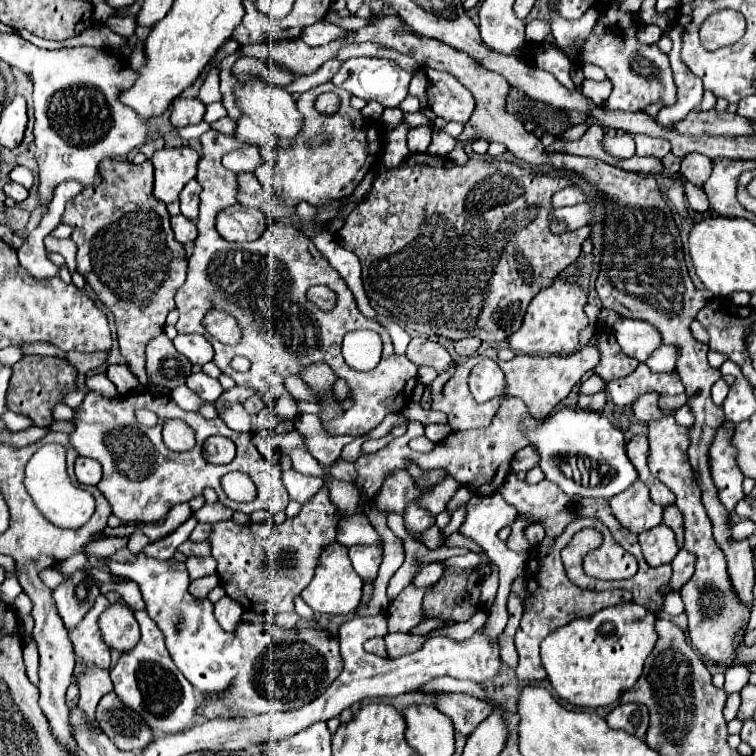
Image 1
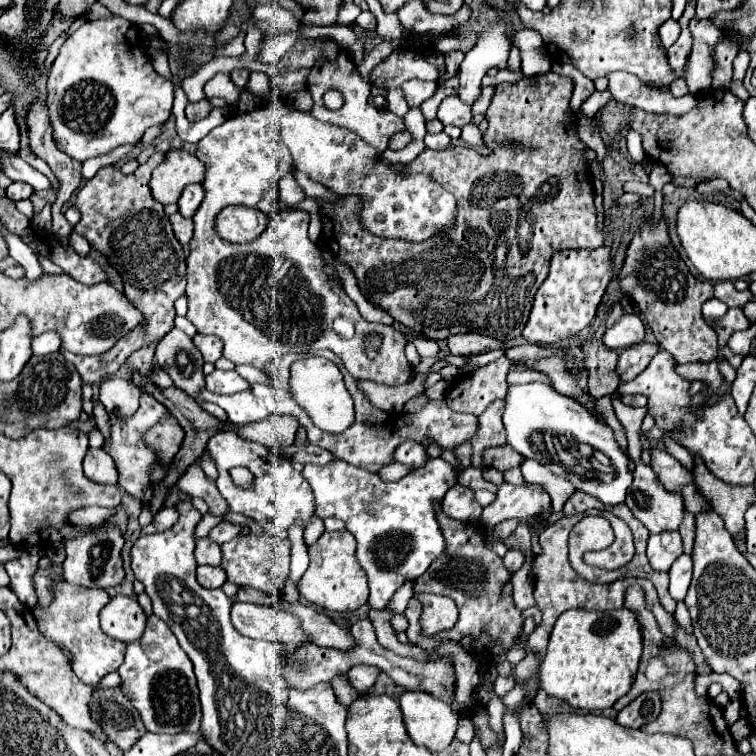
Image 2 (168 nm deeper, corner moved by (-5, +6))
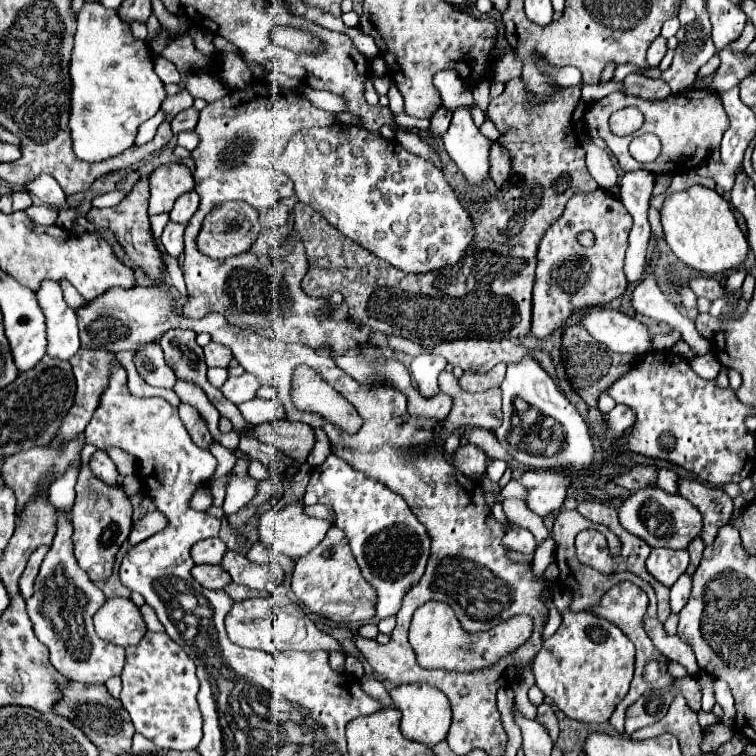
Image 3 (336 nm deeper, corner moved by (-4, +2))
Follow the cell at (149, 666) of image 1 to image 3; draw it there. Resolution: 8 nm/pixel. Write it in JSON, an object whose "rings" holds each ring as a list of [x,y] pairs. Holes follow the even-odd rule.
{"rings":[[[146,632],[138,646],[126,648],[126,664],[122,670],[122,706],[132,718],[136,732],[152,740],[158,748],[172,750],[194,750],[202,738],[202,714],[196,702],[196,694],[200,690],[200,682],[196,676],[196,664],[188,658],[188,654],[168,638],[168,634]]]}

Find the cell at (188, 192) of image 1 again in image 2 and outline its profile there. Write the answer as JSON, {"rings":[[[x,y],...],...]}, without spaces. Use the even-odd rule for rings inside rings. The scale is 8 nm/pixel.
{"rings":[[[189,184],[185,186],[181,198],[179,198],[179,212],[185,216],[185,218],[193,218],[193,214],[197,212],[197,208],[201,206],[205,198],[205,192],[203,192],[203,186],[201,184]]]}

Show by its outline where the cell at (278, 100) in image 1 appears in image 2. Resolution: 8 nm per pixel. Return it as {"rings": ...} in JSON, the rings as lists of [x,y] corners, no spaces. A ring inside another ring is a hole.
{"rings":[[[291,110],[281,118],[281,142],[287,144],[295,164],[299,170],[303,170],[309,178],[325,184],[329,190],[341,194],[341,196],[349,196],[349,194],[357,194],[361,198],[365,198],[363,202],[363,210],[359,212],[361,216],[361,224],[377,234],[377,236],[385,236],[385,238],[407,238],[413,242],[421,242],[427,240],[429,236],[437,234],[443,226],[451,224],[455,220],[455,198],[449,196],[447,190],[443,190],[443,186],[439,186],[437,182],[429,180],[427,176],[411,176],[411,178],[403,178],[401,176],[401,166],[385,166],[375,158],[375,150],[371,146],[367,146],[363,140],[359,140],[353,132],[333,126],[333,124],[325,124],[315,120],[309,112],[301,112],[301,110]]]}

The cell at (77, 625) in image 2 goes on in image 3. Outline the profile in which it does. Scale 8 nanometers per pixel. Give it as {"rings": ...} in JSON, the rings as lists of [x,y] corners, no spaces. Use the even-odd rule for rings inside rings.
{"rings":[[[60,510],[52,548],[42,562],[34,582],[34,594],[26,600],[26,604],[36,638],[48,646],[50,662],[62,676],[82,684],[104,684],[108,678],[120,676],[124,668],[124,648],[100,640],[92,624],[92,616],[104,602],[106,596],[102,590],[96,588],[88,574],[76,564],[70,512]]]}

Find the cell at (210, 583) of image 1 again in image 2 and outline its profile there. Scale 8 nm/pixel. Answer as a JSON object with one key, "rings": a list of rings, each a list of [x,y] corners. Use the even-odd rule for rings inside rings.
{"rings":[[[199,566],[197,568],[197,582],[205,588],[219,588],[225,580],[227,576],[221,566]]]}

